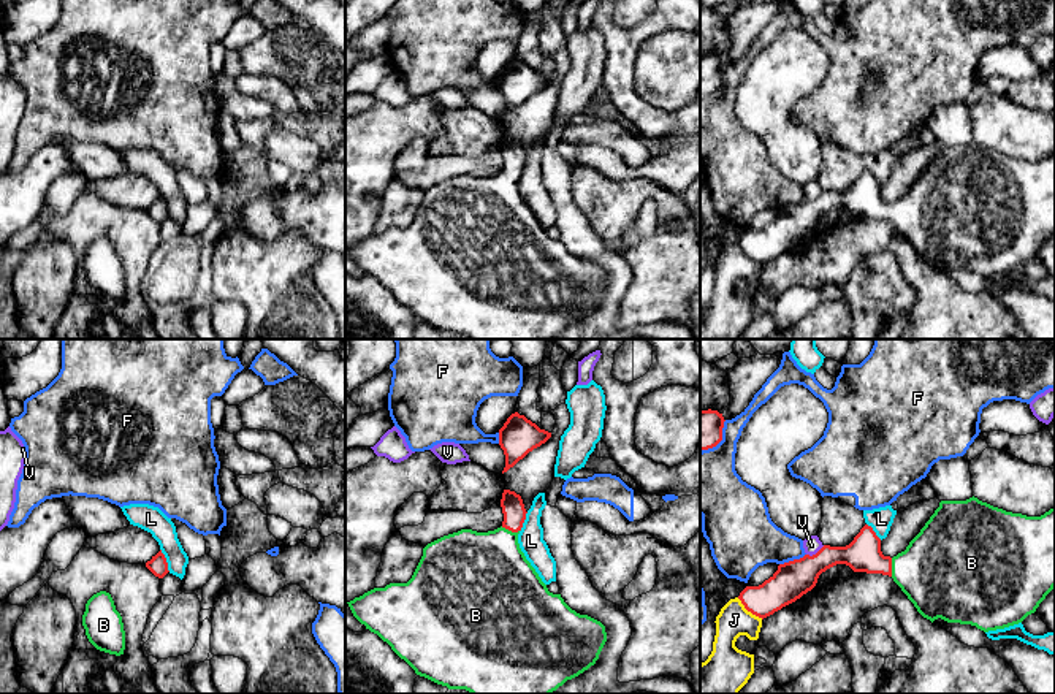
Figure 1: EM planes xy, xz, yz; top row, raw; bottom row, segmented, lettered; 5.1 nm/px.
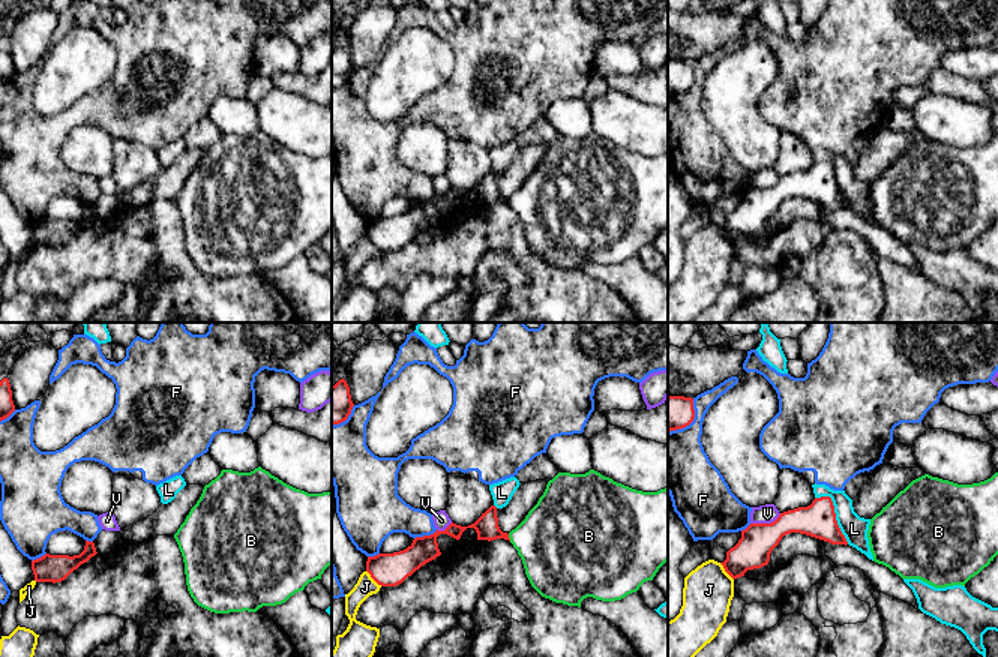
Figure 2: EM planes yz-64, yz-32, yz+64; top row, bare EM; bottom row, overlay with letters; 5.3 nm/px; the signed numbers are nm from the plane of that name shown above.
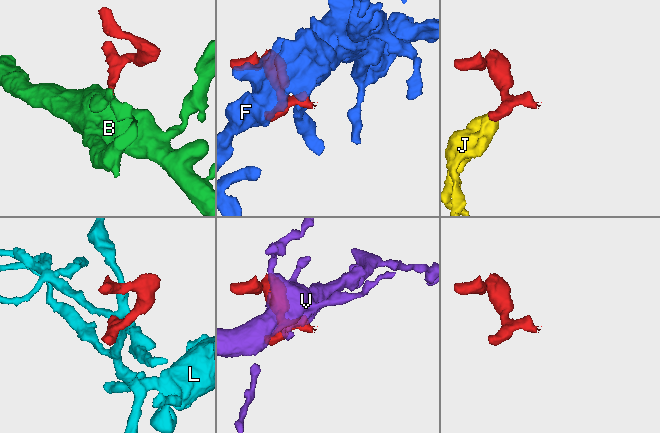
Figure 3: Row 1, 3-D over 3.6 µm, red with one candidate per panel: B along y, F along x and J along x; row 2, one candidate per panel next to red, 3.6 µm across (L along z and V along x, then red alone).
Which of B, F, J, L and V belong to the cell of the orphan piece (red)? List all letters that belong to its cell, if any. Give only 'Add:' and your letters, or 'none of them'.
Add: B

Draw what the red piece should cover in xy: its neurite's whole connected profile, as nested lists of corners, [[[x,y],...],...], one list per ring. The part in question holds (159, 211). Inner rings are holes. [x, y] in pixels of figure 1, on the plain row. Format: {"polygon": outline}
{"polygon": [[[162,195],[146,208],[146,212],[158,223],[163,223],[168,215],[168,208]]]}

